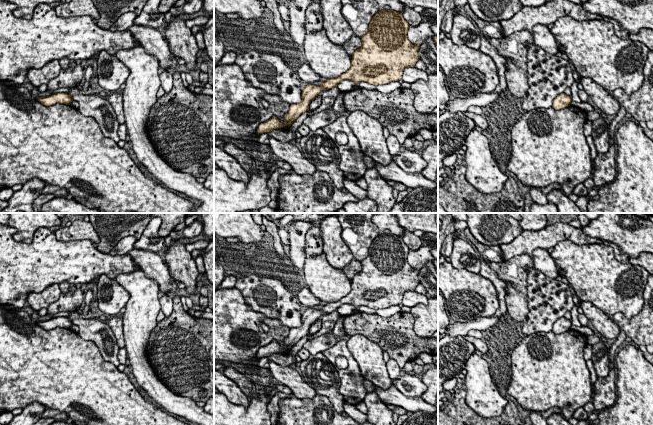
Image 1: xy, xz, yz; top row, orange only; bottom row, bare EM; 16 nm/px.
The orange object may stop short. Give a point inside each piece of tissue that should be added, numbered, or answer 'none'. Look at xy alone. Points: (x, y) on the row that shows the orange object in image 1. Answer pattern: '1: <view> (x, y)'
none

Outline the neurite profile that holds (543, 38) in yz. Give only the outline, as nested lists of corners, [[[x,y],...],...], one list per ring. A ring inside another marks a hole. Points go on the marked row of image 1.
[[[535,25],[533,27],[534,43],[547,53],[556,55],[559,51],[555,36],[551,33],[548,25]]]

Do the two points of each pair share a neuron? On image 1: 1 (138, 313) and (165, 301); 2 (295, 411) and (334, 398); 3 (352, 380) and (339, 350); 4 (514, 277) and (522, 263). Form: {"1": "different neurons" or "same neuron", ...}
{"1": "different neurons", "2": "different neurons", "3": "same neuron", "4": "same neuron"}

